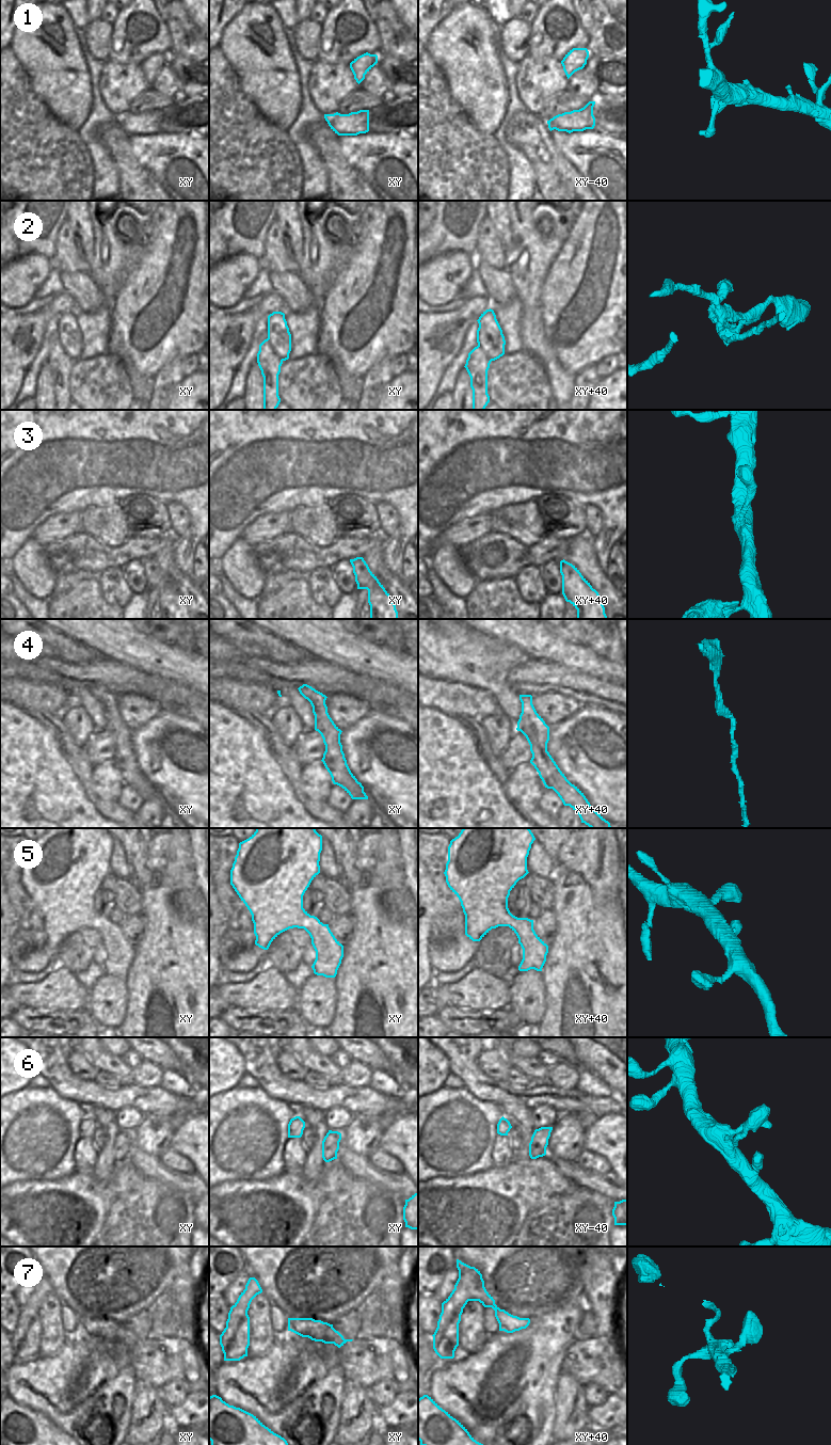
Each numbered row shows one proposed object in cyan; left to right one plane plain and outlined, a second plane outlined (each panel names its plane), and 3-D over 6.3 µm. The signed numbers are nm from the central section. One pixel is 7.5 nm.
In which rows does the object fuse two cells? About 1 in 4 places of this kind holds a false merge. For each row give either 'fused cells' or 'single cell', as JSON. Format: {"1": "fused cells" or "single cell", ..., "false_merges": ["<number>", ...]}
{"1": "single cell", "2": "fused cells", "3": "single cell", "4": "single cell", "5": "single cell", "6": "single cell", "7": "single cell", "false_merges": ["2"]}

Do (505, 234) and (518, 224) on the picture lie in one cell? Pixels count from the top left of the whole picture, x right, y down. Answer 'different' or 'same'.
different

